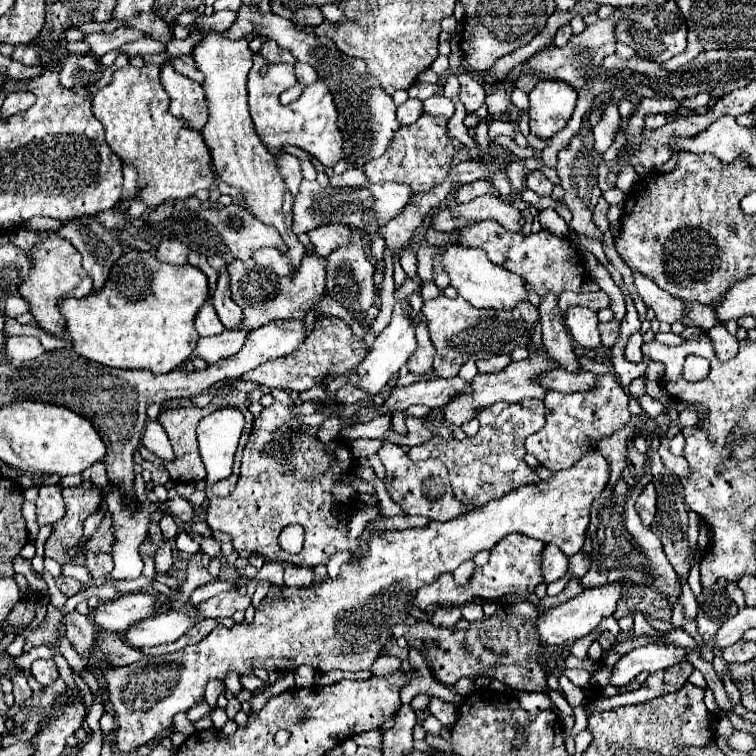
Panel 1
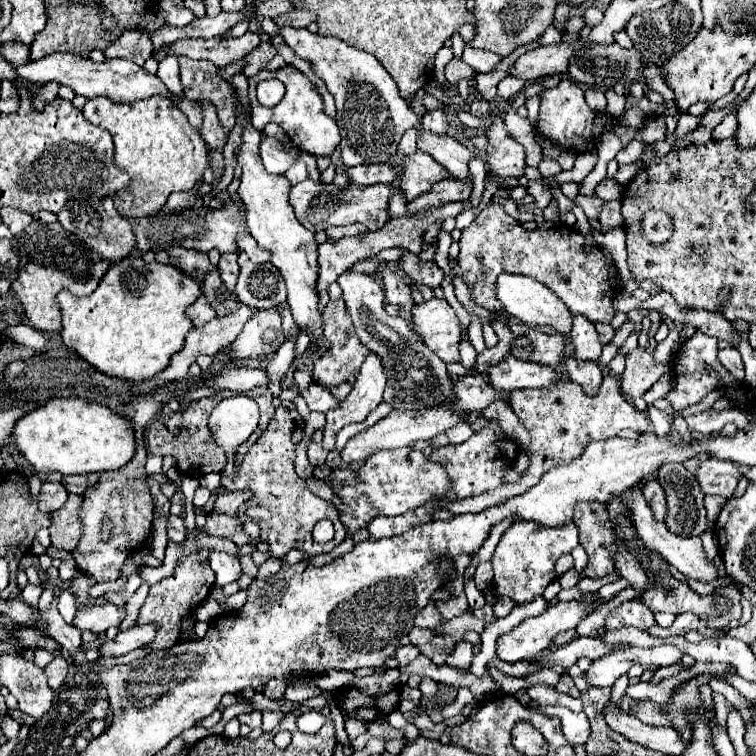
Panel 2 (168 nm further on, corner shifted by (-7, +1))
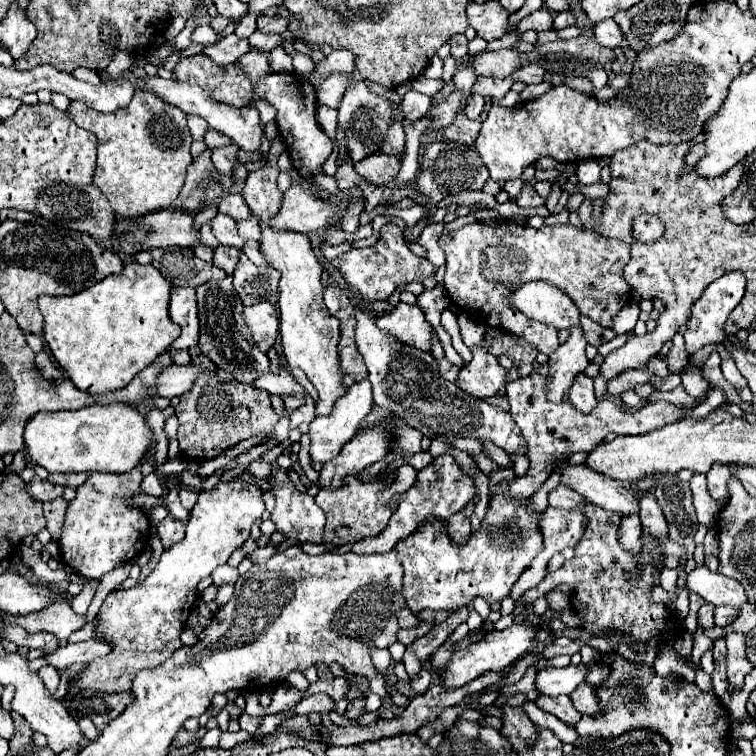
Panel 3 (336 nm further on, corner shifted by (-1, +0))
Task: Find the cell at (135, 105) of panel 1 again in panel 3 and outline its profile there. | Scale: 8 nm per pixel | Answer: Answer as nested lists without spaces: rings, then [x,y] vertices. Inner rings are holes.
[[[136,91],[130,105],[116,113],[98,113],[82,101],[72,101],[66,115],[98,137],[94,185],[108,197],[116,215],[140,217],[174,203],[184,185],[186,167],[192,163],[192,135],[180,109],[148,91]]]

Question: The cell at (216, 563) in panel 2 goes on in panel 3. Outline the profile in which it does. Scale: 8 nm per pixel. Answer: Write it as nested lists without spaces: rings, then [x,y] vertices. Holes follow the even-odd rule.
[[[220,565],[220,569],[216,569],[212,573],[212,579],[214,579],[214,585],[220,587],[220,585],[234,585],[236,579],[238,579],[238,571],[230,565]]]

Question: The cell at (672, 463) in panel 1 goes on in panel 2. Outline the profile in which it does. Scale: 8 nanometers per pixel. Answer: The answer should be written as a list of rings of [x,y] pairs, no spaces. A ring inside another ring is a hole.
[[[716,458],[702,460],[694,476],[700,482],[700,488],[704,494],[718,494],[724,498],[732,496],[738,480],[742,478],[734,462],[722,462]]]

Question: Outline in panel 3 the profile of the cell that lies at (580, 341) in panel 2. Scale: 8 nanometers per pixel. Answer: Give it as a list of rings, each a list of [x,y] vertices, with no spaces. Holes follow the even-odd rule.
[[[580,325],[572,327],[572,335],[566,343],[562,343],[548,359],[548,393],[546,399],[550,403],[560,403],[566,399],[566,393],[574,381],[576,375],[584,373],[588,367],[586,359],[586,341]]]

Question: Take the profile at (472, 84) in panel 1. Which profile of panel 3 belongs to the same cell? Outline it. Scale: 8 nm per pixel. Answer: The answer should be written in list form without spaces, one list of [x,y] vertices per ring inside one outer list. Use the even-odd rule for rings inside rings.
[[[472,95],[472,97],[468,99],[464,111],[466,111],[468,119],[478,119],[480,113],[482,113],[482,109],[484,109],[484,97],[482,97],[482,95]]]

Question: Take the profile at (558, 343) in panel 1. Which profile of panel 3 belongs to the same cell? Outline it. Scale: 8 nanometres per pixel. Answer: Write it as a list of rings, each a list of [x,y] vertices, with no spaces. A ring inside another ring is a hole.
[[[584,373],[576,377],[576,381],[572,383],[572,389],[568,391],[568,399],[582,413],[590,413],[598,403],[594,397],[594,379],[586,377]]]

